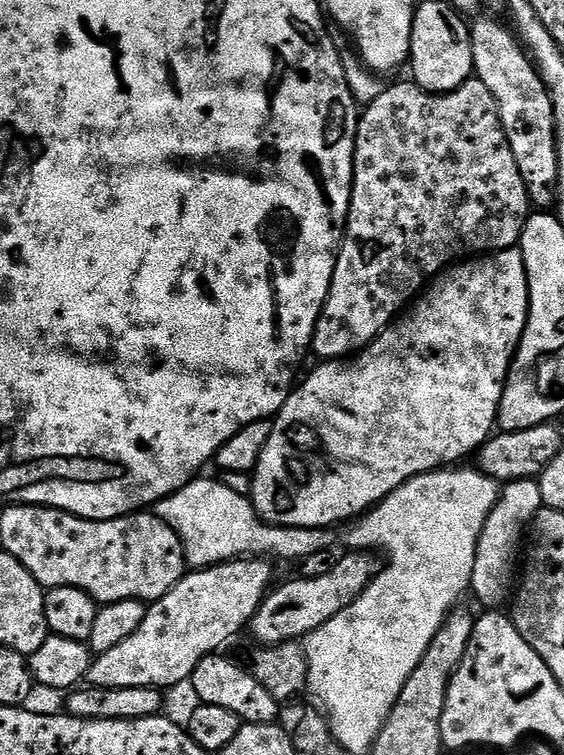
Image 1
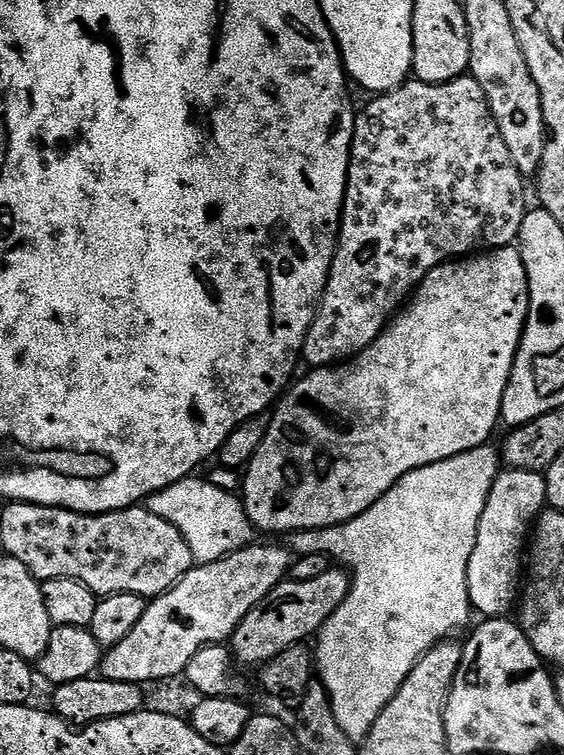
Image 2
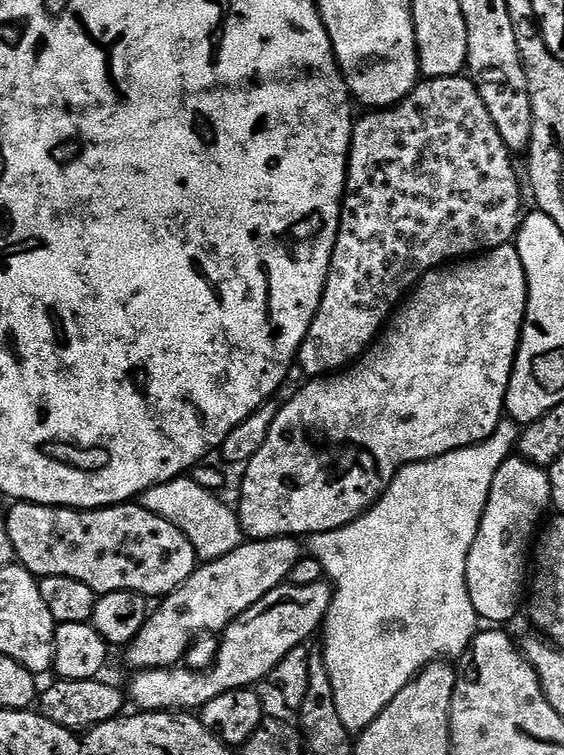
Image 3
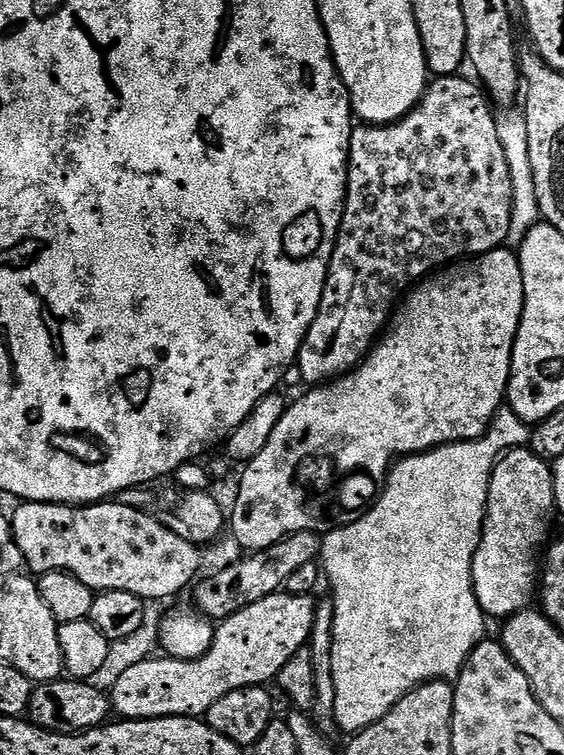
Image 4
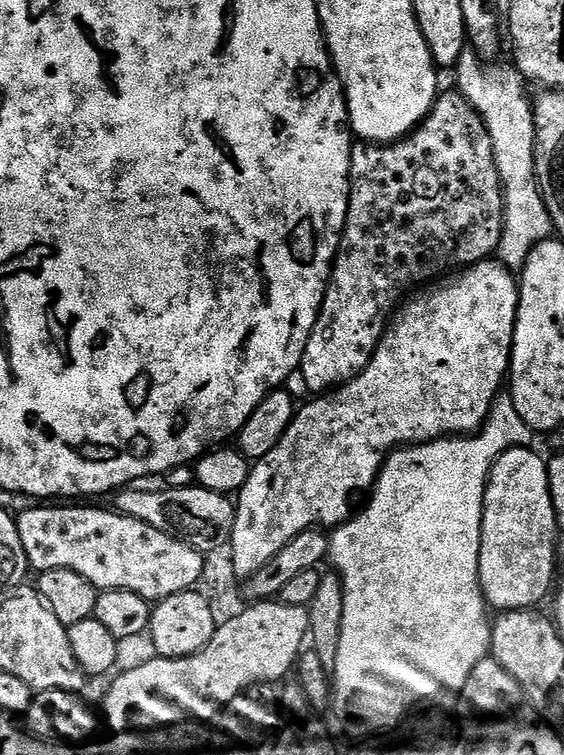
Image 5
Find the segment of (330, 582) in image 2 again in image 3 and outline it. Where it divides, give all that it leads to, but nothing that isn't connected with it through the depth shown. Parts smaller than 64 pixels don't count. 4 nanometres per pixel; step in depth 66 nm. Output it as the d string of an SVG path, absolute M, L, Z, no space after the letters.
M328 582L314 586L281 584L224 629L218 640L216 660L208 671L194 672L187 666L137 671L132 685L126 688L127 699L131 703L133 700L142 712L199 710L206 702L218 698L218 694L232 692L235 688L252 688L259 680L267 681L290 650L307 645L307 640L321 631L333 595L334 589Z

